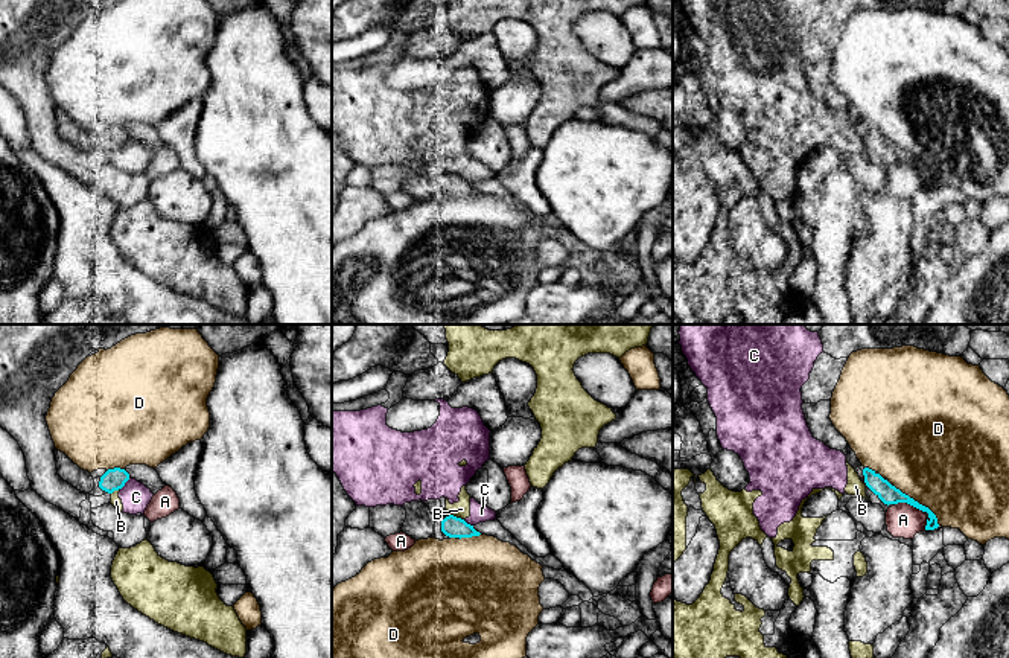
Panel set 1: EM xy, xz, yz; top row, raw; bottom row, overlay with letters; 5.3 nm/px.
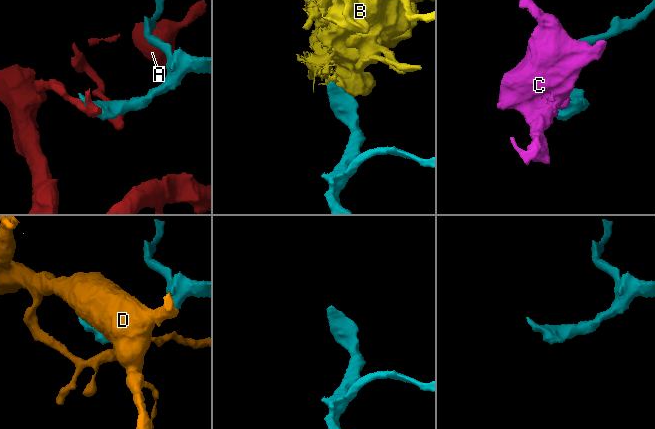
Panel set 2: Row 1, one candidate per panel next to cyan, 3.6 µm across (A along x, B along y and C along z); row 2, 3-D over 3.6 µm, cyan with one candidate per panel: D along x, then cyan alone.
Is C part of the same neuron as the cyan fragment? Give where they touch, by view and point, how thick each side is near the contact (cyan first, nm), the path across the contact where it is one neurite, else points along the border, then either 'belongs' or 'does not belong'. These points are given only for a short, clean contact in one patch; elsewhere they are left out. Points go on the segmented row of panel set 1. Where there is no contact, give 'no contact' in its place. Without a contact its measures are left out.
xy (125, 482) | 110/150 nm | does not belong

